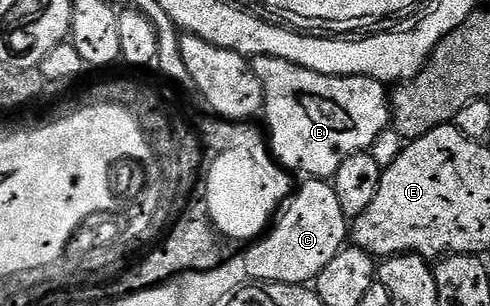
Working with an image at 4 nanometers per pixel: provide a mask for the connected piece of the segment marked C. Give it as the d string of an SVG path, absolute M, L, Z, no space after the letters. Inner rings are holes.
M312 178L304 181L305 185L298 187L292 193L291 199L284 205L281 217L276 217L275 223L252 245L253 249L245 256L245 272L253 282L268 282L270 284L308 285L316 281L317 275L335 258L335 254L347 244L347 218L343 214L343 206L339 206L339 198L335 194L332 183Z

